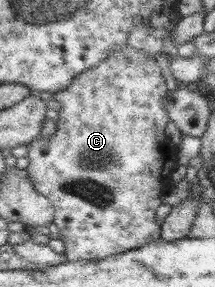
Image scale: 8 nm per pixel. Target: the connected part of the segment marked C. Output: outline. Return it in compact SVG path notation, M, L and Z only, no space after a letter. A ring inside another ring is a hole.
M124 45L120 49L114 49L105 58L105 61L100 61L97 65L78 73L69 82L67 88L52 93L53 100L59 104L59 108L56 111L57 120L54 121L56 131L48 138L39 135L26 145L26 158L28 159L26 172L35 191L44 195L54 209L52 222L57 227L59 239L63 242L63 247L65 247L64 252L61 254L65 259L69 261L99 260L141 247L147 242L160 237L160 225L155 222L155 209L161 205L161 195L168 190L169 174L176 168L174 144L163 132L163 128L168 122L167 114L163 110L163 101L167 97L167 92L167 87L154 58L146 55L140 49L133 49L130 45Z

